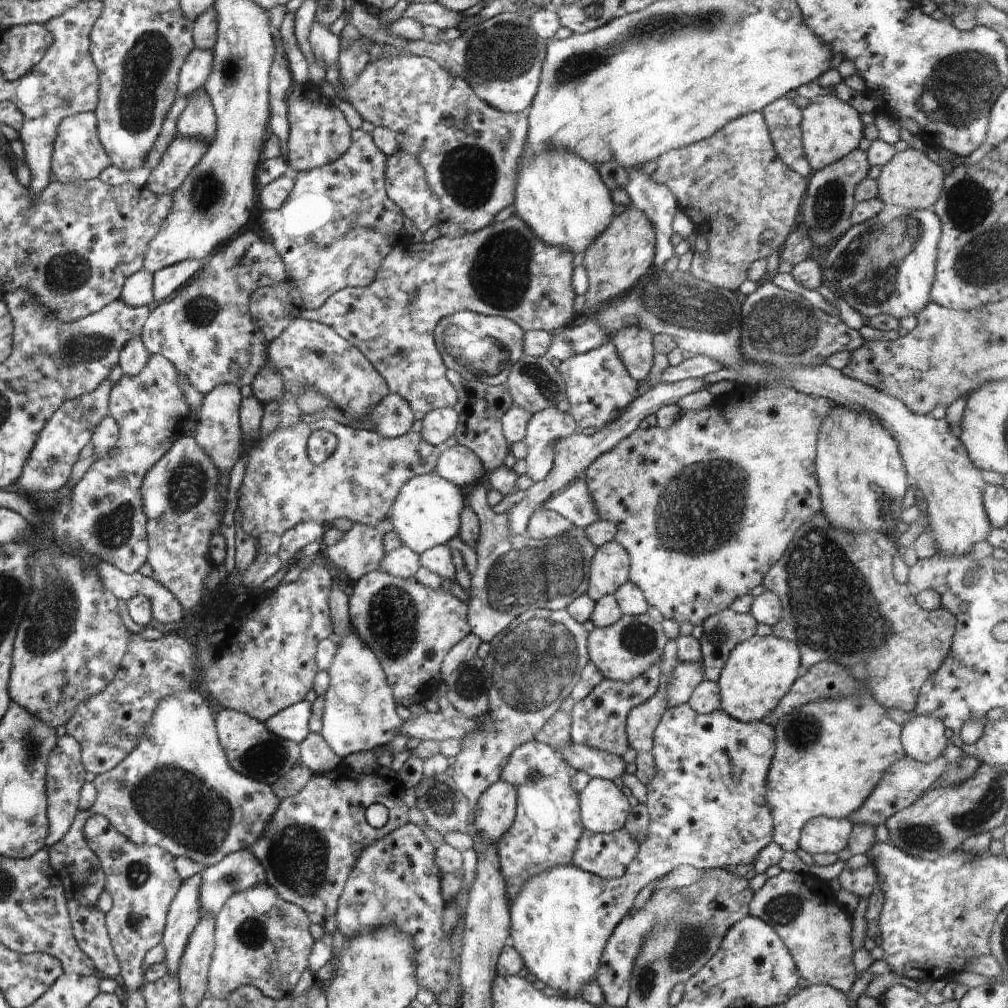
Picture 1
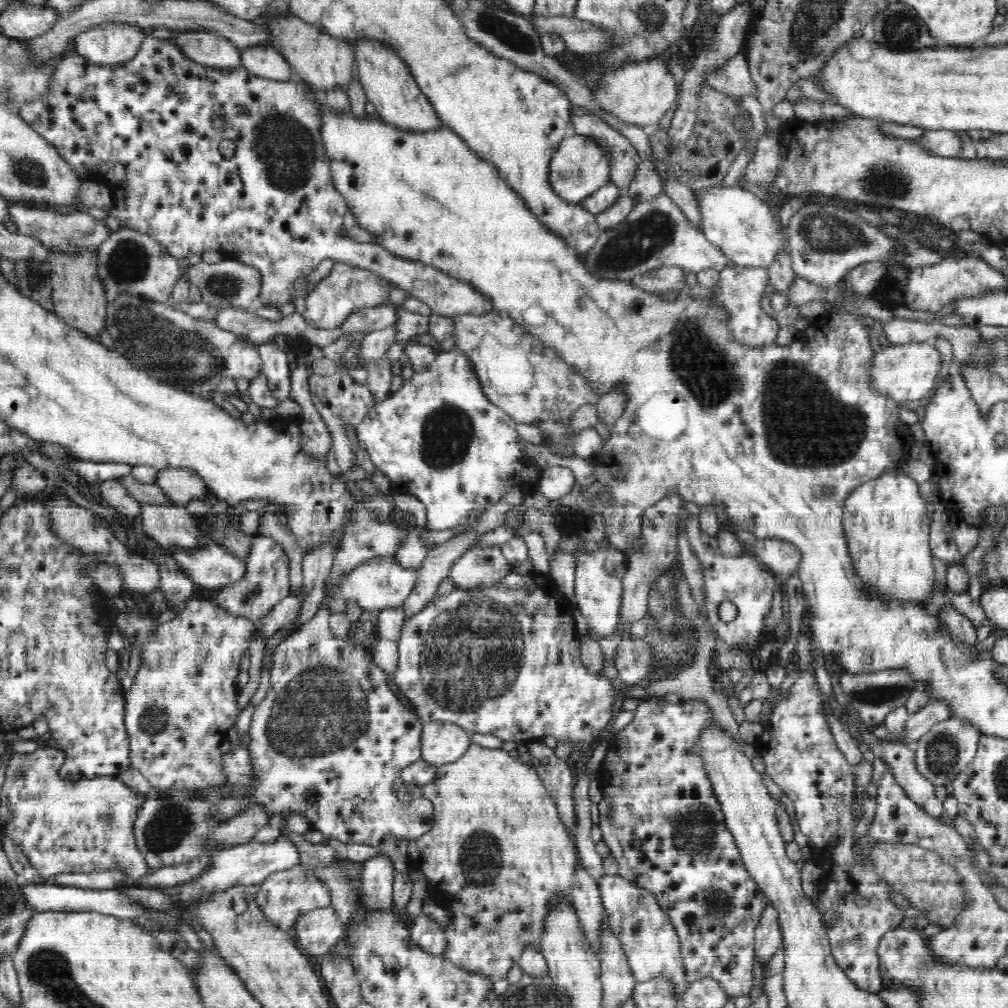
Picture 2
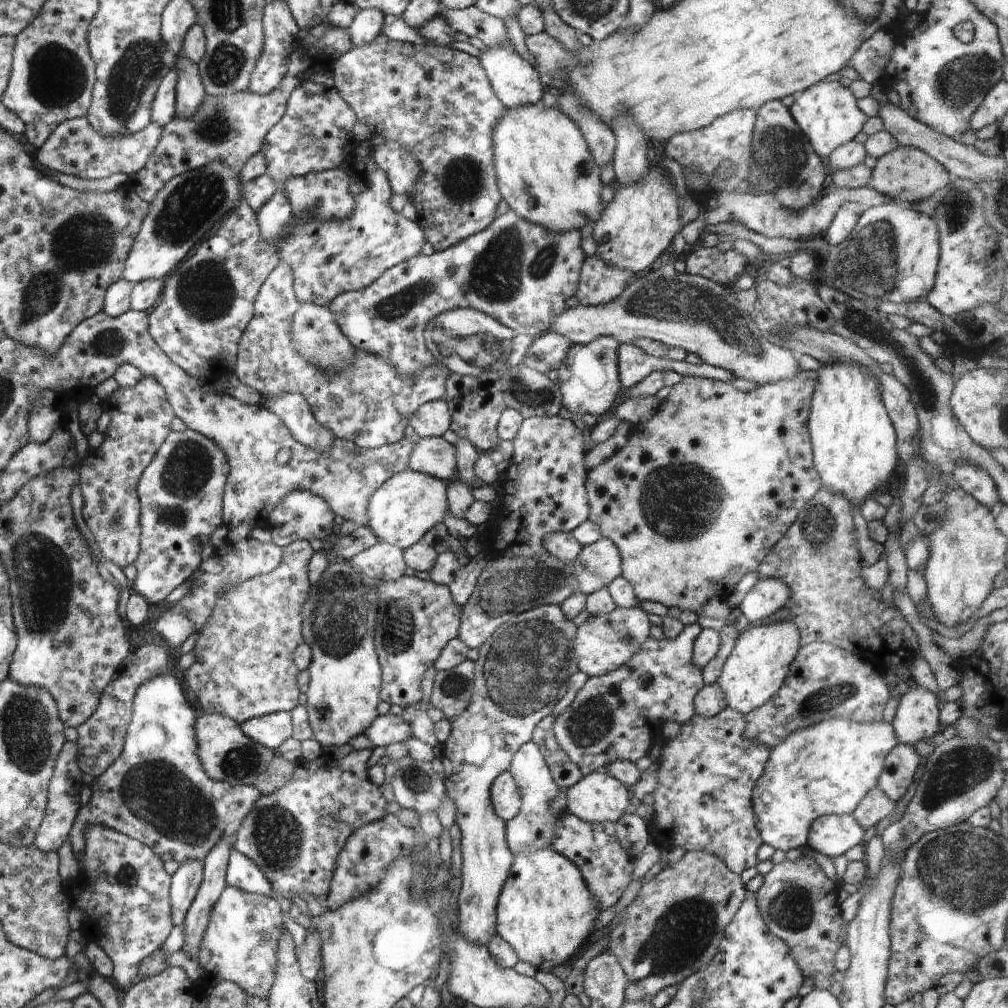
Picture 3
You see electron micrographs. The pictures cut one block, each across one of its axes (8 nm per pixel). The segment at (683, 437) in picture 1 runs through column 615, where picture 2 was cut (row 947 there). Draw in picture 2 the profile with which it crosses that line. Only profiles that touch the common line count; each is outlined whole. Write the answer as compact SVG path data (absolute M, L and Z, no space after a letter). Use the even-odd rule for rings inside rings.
M471 743L467 751L458 760L437 767L434 778L428 784L420 785L416 788L416 796L427 798L432 802L434 820L432 820L432 828L428 833L415 840L409 840L408 861L410 862L410 867L418 866L418 870L425 873L428 882L428 894L430 896L436 896L439 903L454 915L452 920L450 920L450 924L444 927L446 948L444 948L443 955L463 970L482 974L494 983L499 978L507 977L510 968L514 964L519 964L525 946L536 947L541 952L541 940L545 927L544 921L546 916L548 916L548 912L550 912L550 904L552 902L558 902L558 900L569 900L573 904L572 888L574 885L574 872L579 867L574 839L567 832L566 825L562 823L556 803L550 798L543 780L540 779L533 765L521 762L518 757L514 758L510 756L507 751L501 748L486 748Z

